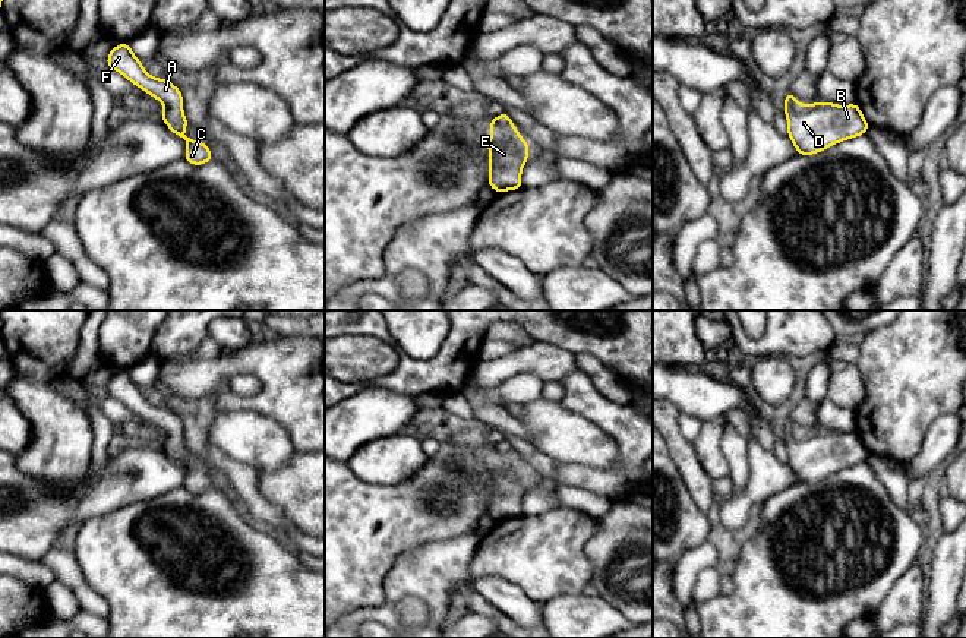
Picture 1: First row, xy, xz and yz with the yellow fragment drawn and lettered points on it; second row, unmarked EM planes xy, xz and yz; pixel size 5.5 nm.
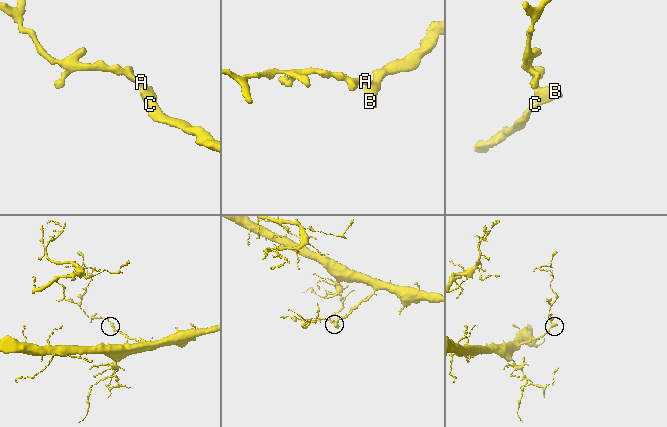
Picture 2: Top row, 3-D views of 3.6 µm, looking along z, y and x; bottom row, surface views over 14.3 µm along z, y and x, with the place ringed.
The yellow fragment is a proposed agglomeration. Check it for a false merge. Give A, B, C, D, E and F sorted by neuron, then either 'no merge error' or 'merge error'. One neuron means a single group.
A B C D E F | no merge error

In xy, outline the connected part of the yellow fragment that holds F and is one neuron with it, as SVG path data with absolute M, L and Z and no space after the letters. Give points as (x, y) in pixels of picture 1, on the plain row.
M129 369L113 375L107 383L107 394L123 402L135 414L157 426L165 438L160 445L168 457L186 468L184 487L192 493L203 493L212 487L212 478L201 468L193 468L184 462L189 449L183 440L183 421L167 407L151 404L142 389L132 380Z

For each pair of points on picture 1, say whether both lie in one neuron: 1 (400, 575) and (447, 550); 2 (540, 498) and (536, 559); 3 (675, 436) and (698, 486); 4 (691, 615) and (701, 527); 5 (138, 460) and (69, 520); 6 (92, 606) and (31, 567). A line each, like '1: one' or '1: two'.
1: one
2: two
3: one
4: two
5: one
6: two

